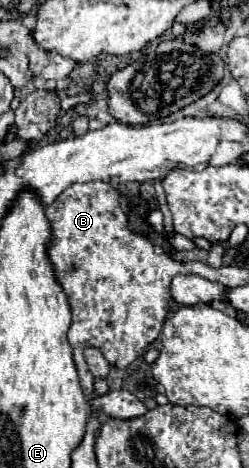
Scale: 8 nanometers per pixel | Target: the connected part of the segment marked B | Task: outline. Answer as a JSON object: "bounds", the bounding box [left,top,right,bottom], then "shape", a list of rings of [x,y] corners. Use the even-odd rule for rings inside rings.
{"bounds":[47,180,203,368],"shape":[[[99,180],[69,186],[57,196],[53,204],[47,206],[47,218],[53,230],[49,258],[55,266],[57,280],[69,296],[73,312],[73,324],[69,330],[71,346],[99,348],[111,366],[127,368],[135,358],[145,354],[147,346],[159,336],[163,328],[171,302],[171,278],[183,272],[191,272],[191,264],[203,262],[181,264],[167,254],[155,254],[153,244],[145,236],[137,236],[127,228],[127,216],[119,208],[119,192],[111,184]]]}

